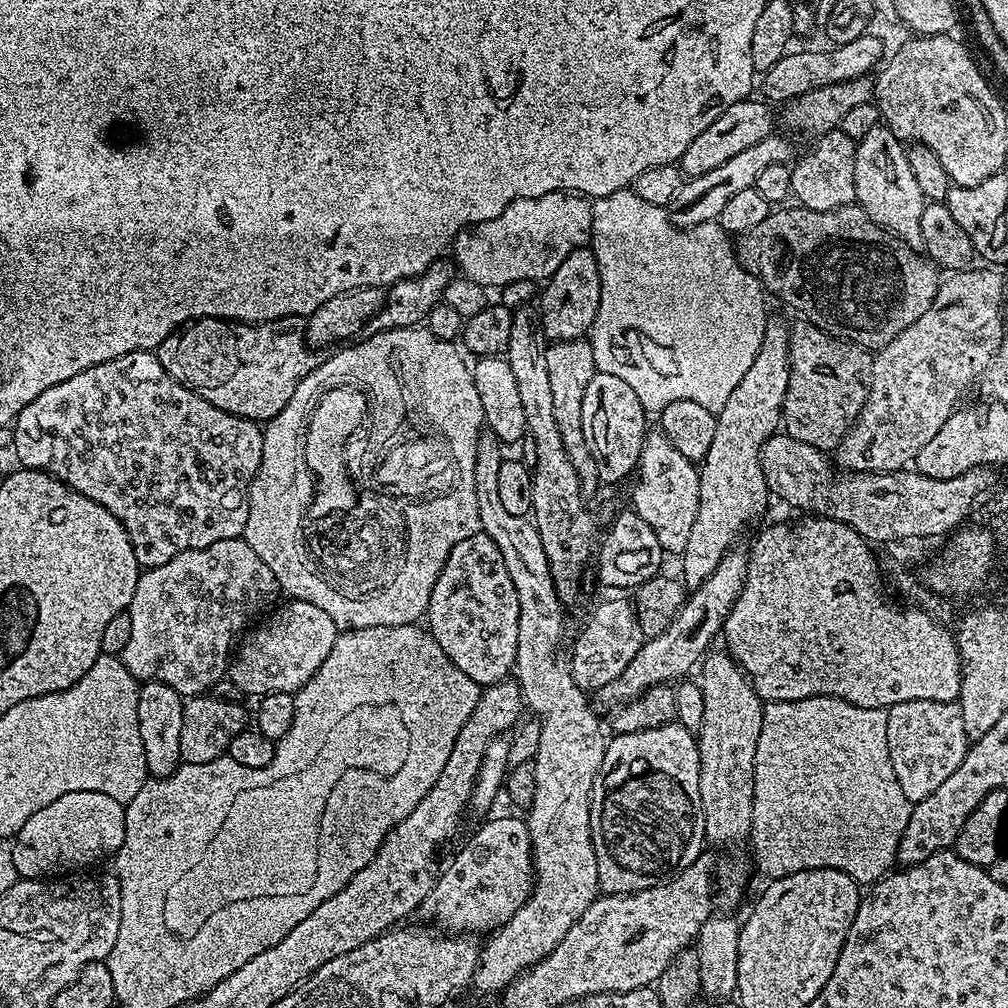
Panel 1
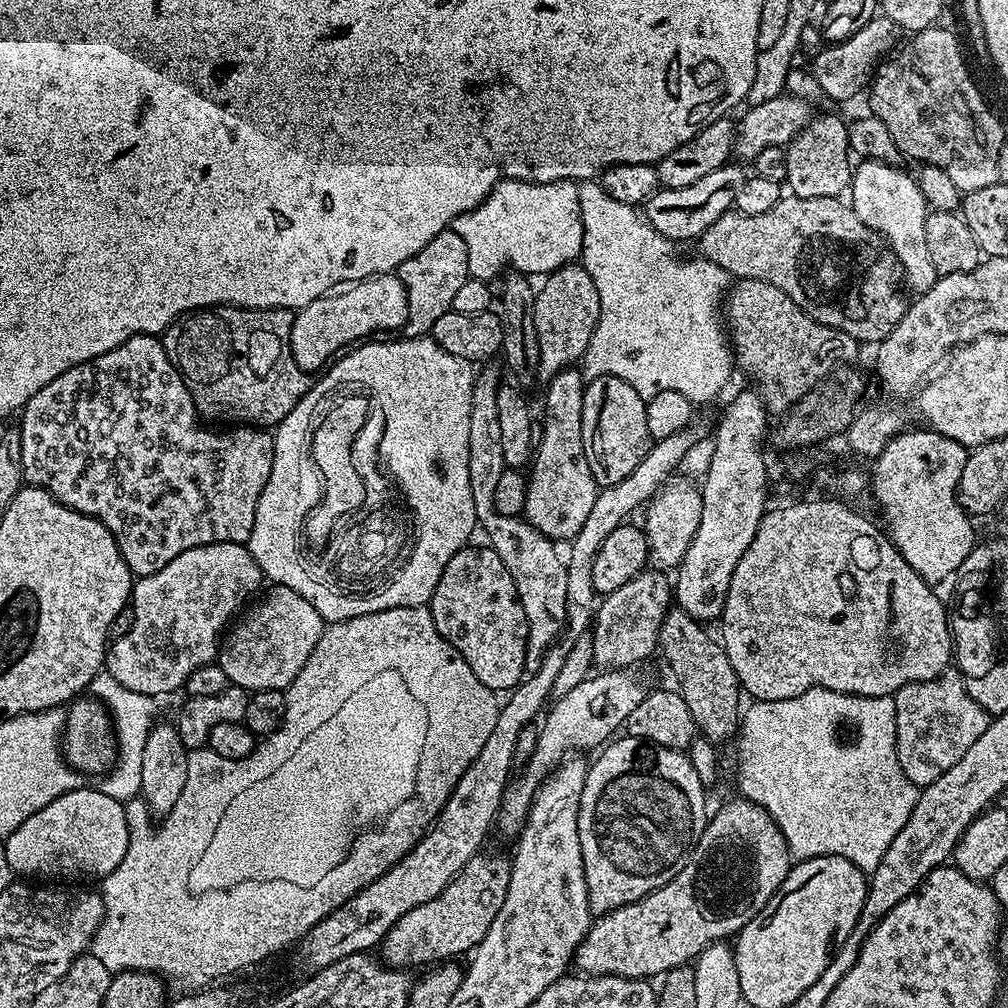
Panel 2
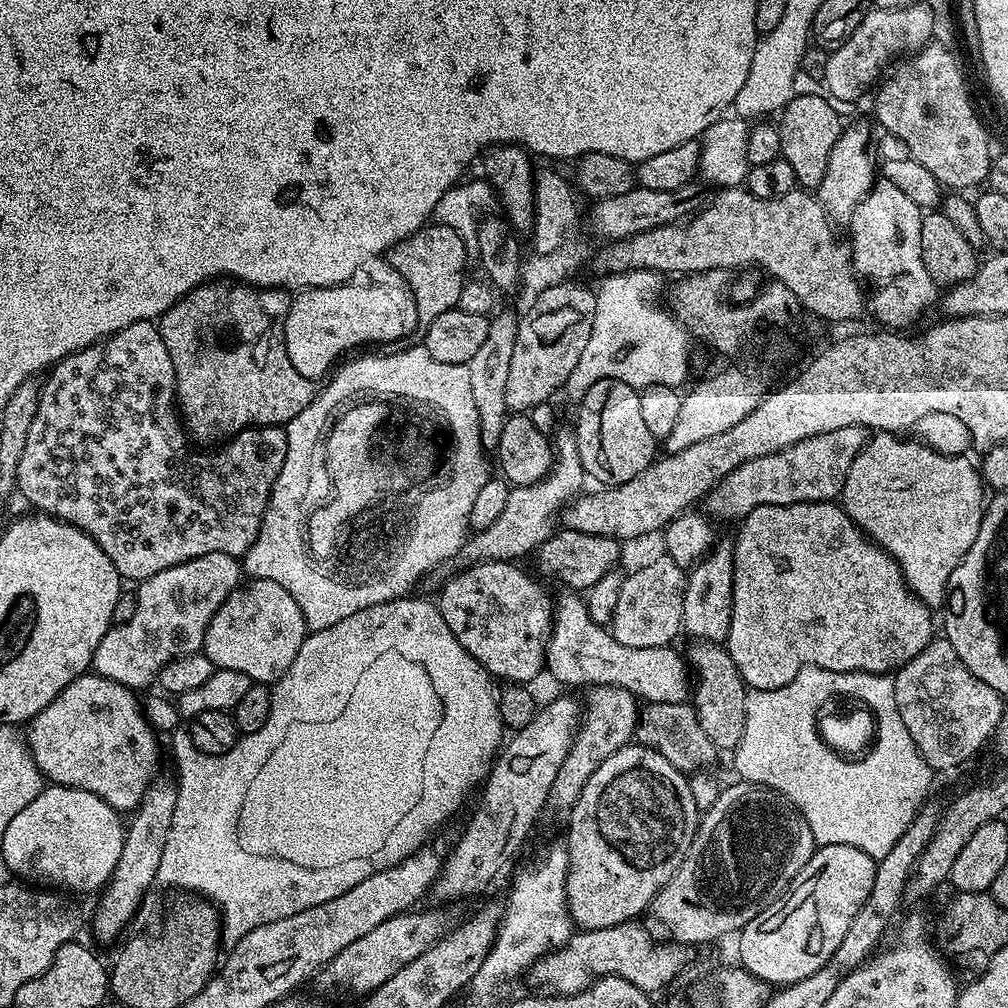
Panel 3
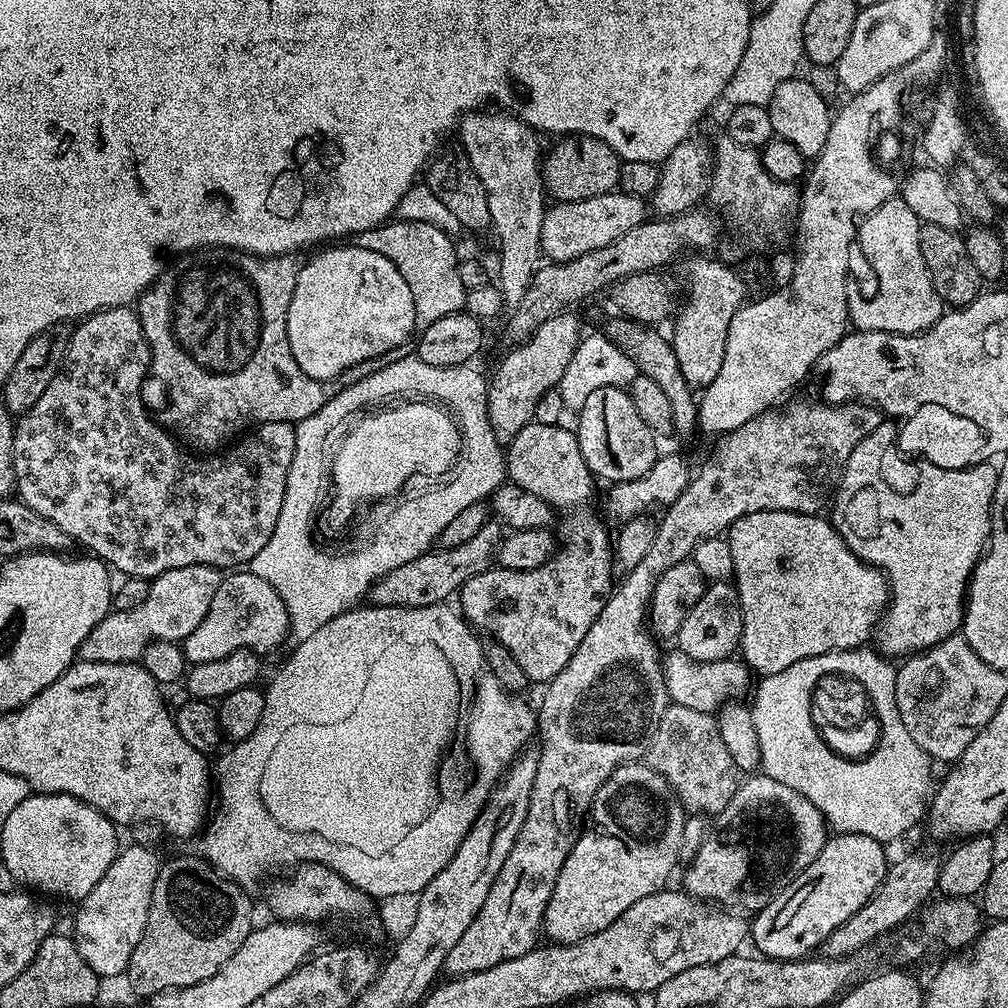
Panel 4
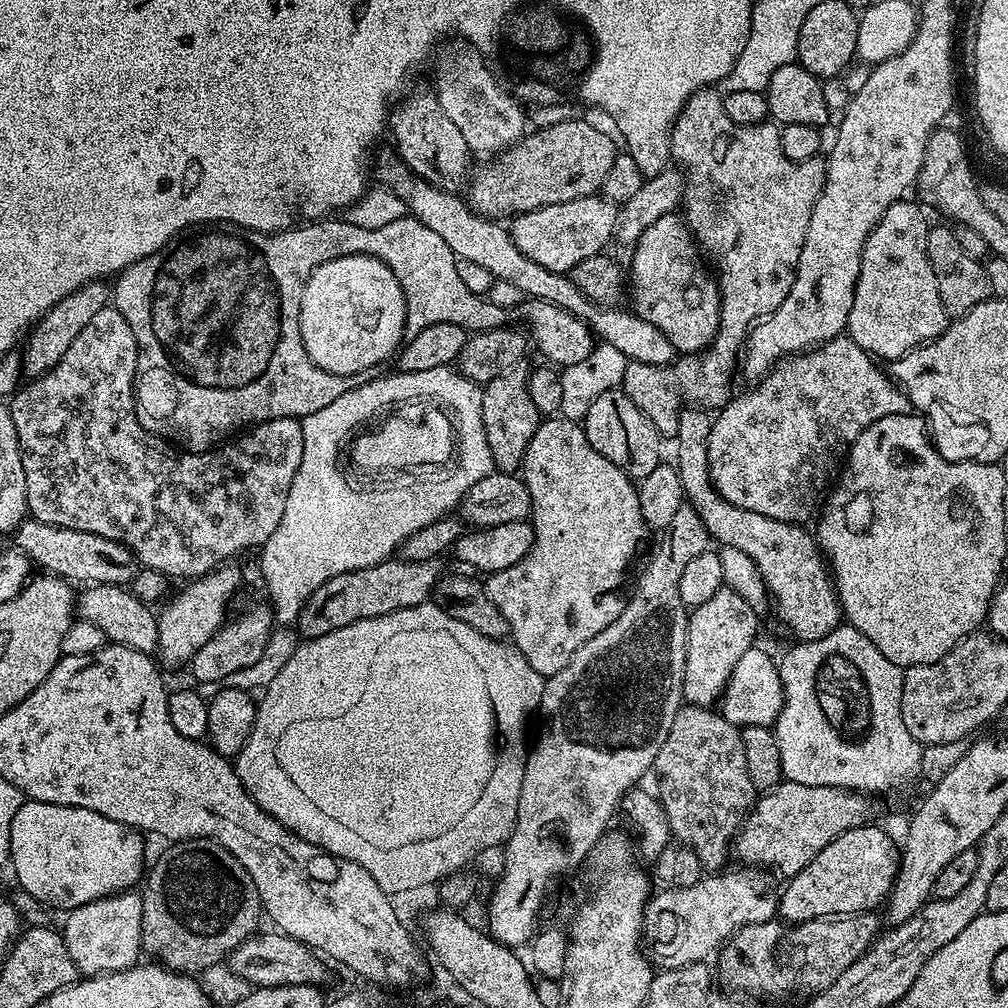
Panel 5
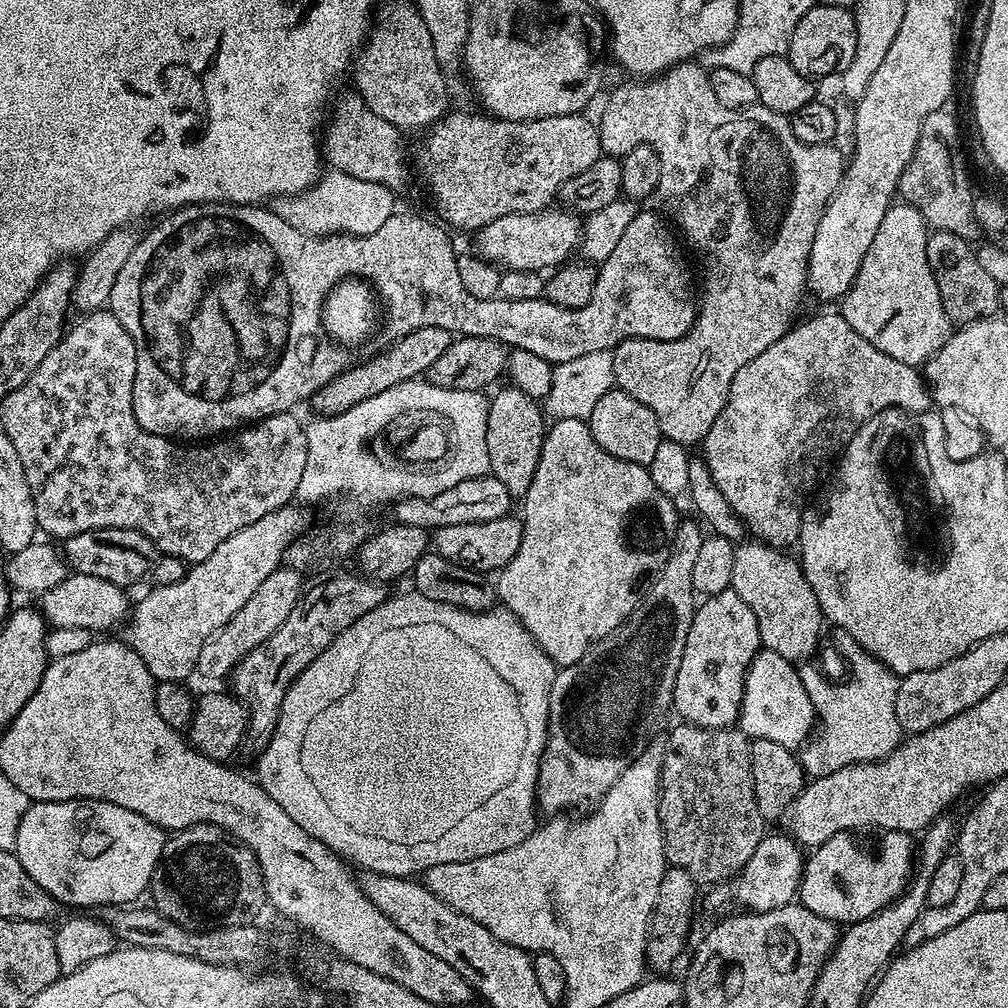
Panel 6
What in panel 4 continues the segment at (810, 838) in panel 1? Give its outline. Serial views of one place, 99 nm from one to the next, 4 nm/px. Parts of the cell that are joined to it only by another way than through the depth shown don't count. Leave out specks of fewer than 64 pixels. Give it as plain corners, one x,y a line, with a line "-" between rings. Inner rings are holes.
865,646
852,648
848,652
827,652
821,656
802,658
802,662
794,662
794,666
778,670
778,674
763,677
757,688
755,685
750,707
754,730
758,732
763,775
774,778
774,782
782,782
782,786
790,786
790,790
798,790
798,794
814,802
833,833
866,834
866,838
889,842
906,835
919,820
921,823
925,819
926,801
933,787
934,764
922,746
910,738
910,730
902,726
902,714
898,714
896,701
897,665
879,651
871,652
870,649
-
823,668
820,692
825,700
820,700
812,672
820,672
-
840,680
853,680
864,696
856,696
853,700
844,696
839,700

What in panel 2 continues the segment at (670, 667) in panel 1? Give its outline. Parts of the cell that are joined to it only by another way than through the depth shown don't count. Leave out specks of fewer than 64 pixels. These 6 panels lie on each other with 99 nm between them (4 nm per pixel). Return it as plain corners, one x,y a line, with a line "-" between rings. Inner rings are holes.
604,670
601,671
601,676
589,675
586,680
578,683
570,694
551,701
550,707
543,713
544,725
542,723
539,725
540,737
534,746
534,752
519,769
520,773
517,771
509,779
504,790
500,812
496,815
495,827
498,832
500,828
504,836
519,837
524,824
528,821
528,811
532,809
532,800
536,797
536,791
539,790
548,773
558,768
569,754
584,750
580,748
592,748
595,744
603,745
611,741
614,734
619,733
627,725
630,714
646,695
643,682
632,672
635,671

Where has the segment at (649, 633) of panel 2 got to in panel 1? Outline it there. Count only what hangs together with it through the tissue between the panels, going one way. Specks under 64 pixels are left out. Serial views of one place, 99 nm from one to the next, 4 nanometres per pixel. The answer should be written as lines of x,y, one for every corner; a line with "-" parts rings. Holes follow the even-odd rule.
624,600
602,601
593,610
592,617
585,622
584,629
576,636
576,645
572,648
572,664
570,663
572,680
578,687
584,689
585,693
595,693
602,686
614,682
614,678
618,678
618,674
622,674
622,670
626,670
626,666
630,666
634,654
638,654
645,639
645,632
638,626
635,607
629,601
628,604

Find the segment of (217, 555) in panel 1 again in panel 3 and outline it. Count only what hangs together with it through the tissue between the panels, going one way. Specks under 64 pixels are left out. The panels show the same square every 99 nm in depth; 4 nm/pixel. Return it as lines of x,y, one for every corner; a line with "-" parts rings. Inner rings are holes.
206,554
188,560
178,566
170,566
150,578
139,581
135,589
136,609
130,622
113,624
98,642
98,650
94,650
91,671
102,678
110,678
122,686
133,690
141,690
147,684
157,683
161,670
172,660
183,656
193,656
201,651
206,628
215,612
226,601
232,591
242,584
242,564
237,557
230,554

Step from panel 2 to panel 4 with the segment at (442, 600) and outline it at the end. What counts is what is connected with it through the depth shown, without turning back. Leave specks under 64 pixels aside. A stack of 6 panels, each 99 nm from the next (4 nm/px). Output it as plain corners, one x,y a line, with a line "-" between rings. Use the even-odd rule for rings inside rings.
584,516
581,518
581,520
572,520
569,522
568,525
565,526
564,540
562,536
562,543
559,545
559,547
557,547
556,551
553,552
552,556
548,559
548,561
546,561
546,563
543,564
542,566
538,566
534,570
510,570
509,568
501,568
499,566
493,566
493,567
487,568
486,571
484,571
482,574
478,574
474,578
470,578
468,581
466,581
465,584
463,584
463,586
460,587
460,591
458,593
458,601
460,600
460,606
458,605
458,608
459,608
459,611
462,613
464,620
466,620
473,629
479,630
481,633
483,633
482,631
484,632
492,631
488,633
491,633
491,635
495,638
495,640
497,640
498,643
500,643
500,645
502,645
503,648
505,648
505,650
507,650
507,652
512,655
512,657
514,658
514,662
518,662
518,666
522,666
522,674
526,674
526,678
530,682
536,683
536,680
537,680
537,682
540,683
540,686
544,686
544,685
547,685
549,680
553,680
555,676
557,676
558,673
560,673
561,670
563,670
564,667
570,662
570,658
572,657
572,654
578,650
578,646
582,642
582,638
586,638
586,630
590,630
590,626
602,614
604,605
608,603
608,597
613,595
613,592
614,592
614,588
612,588
612,576
614,577
614,544
613,544
613,541
610,539
610,536
608,540
607,530
604,529
603,526
600,525
599,522
596,521
594,517

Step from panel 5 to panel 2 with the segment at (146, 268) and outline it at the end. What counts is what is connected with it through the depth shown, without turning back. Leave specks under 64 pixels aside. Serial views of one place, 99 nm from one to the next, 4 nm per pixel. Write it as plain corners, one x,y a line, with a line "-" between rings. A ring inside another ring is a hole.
454,230
439,232
430,242
426,242
426,246
422,246
422,250
418,250
418,254
402,262
398,275
409,302
409,316
402,327
403,335
427,336
431,333
434,322
438,322
442,314
452,311
452,303
462,282
470,278
466,242
462,242
462,238
458,238
-
217,306
215,308
202,308
194,312
187,313
175,320
173,324
162,333
164,349
170,358
170,362
180,372
180,376
186,382
186,386
192,395
192,401
196,407
197,413
205,421
225,420
228,426
259,426
261,429
268,430
273,426
281,424
298,406
300,399
308,393
310,387
309,373
304,372
294,362
294,354
291,352
291,324
293,320
293,309
290,308
234,308
231,306

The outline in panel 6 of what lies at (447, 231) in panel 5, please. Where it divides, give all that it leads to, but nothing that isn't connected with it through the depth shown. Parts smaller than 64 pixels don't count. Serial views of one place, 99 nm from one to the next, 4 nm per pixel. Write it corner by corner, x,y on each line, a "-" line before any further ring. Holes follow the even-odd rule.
349,90
338,100
335,101
336,113
332,116
332,125
322,132
322,156
327,167
350,174
350,178
385,184
393,194
400,194
408,184
408,172
410,176
410,160
404,157
401,132
386,122
386,118
378,118
378,114
364,104
359,92

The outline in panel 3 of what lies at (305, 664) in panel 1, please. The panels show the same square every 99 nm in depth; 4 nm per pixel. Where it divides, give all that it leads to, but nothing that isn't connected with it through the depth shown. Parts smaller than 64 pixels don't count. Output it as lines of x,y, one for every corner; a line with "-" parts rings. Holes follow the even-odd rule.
251,579
232,591
215,612
201,651
215,669
244,673
253,683
273,684
290,668
307,635
298,602
272,579

